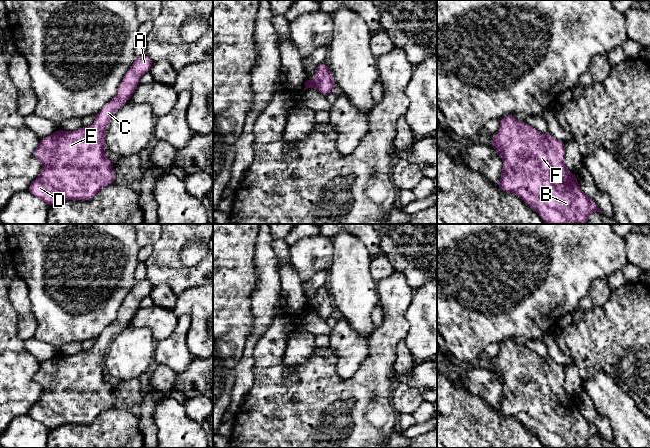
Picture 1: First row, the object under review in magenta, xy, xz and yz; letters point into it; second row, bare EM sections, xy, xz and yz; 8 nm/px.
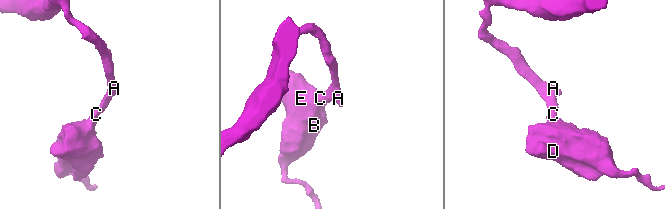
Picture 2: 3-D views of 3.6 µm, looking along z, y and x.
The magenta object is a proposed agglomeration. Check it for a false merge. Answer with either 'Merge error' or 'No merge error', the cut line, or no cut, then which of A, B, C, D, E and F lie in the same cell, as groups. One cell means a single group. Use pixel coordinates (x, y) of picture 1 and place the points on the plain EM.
No merge error. No split. Groups: A B C D E F

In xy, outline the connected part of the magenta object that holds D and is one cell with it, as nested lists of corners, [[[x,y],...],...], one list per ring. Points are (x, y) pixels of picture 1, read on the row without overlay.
[[[147,278],[135,283],[122,303],[116,320],[95,340],[92,350],[83,350],[74,355],[58,353],[52,359],[40,363],[33,379],[43,391],[39,400],[29,409],[29,417],[53,430],[67,424],[88,425],[101,413],[114,407],[116,399],[113,396],[113,386],[104,378],[105,356],[113,338],[131,323],[141,300],[150,295],[153,287]]]

